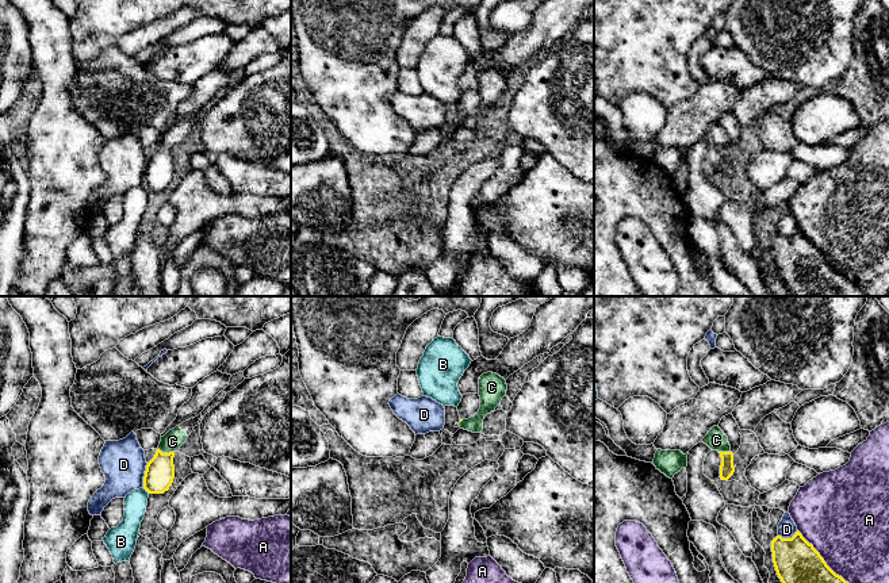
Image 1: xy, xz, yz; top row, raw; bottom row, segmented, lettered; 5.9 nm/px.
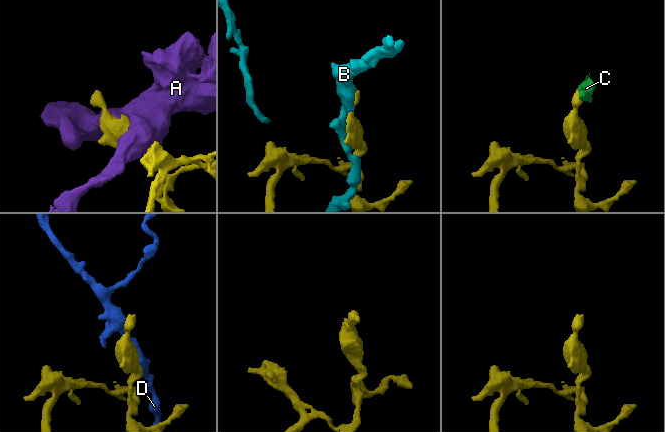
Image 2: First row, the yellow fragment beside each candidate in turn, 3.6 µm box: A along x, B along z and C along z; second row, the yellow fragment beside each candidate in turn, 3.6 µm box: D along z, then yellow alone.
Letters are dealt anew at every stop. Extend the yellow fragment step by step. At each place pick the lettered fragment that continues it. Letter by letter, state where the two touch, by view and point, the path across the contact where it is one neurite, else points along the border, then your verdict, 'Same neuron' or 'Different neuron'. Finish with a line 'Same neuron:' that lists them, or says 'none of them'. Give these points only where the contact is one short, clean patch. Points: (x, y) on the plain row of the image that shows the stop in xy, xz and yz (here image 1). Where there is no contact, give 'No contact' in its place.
A: Touches yellow at yz (828, 264). Different neuron
B: Touches yellow at xy (146, 187). Different neuron
C: Touches yellow at xy (165, 150). Path across: xy (158, 173), (165, 150), (167, 144), (172, 138). Same neuron
D: Touches yellow at xy (145, 172). Different neuron
Same neuron: C

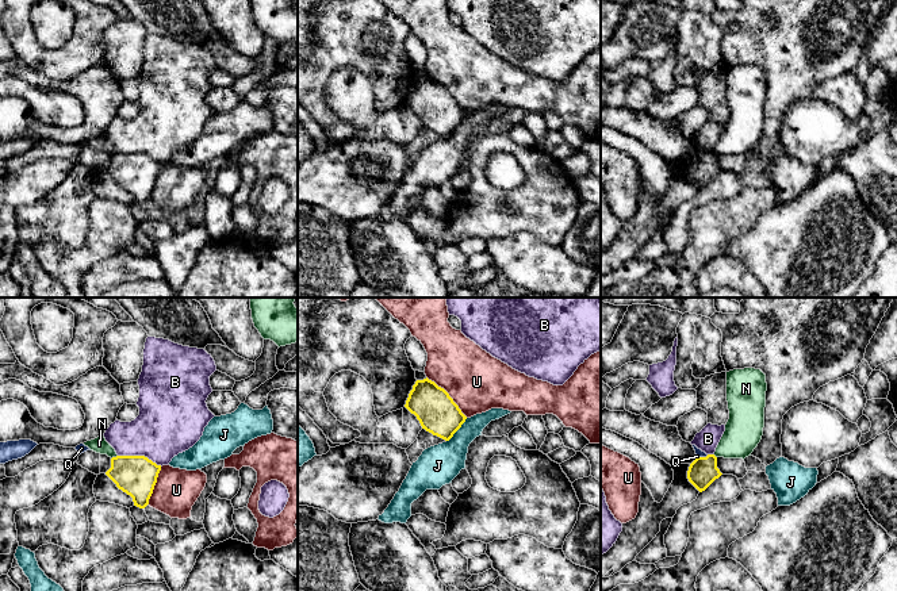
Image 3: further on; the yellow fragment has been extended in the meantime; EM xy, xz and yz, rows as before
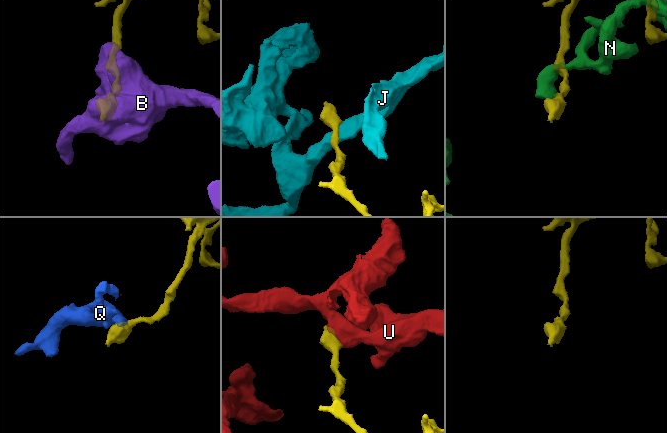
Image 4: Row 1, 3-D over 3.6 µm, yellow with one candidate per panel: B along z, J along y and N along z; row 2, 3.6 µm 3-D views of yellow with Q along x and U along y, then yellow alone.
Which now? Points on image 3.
B: Touches yellow at xy (140, 153). Different neuron
J: Touches yellow at xz (457, 126). Different neuron
N: Touches yellow at xy (114, 154). Different neuron
Q: Touches yellow at yz (702, 154). Boundary: yz (708, 152), (697, 154). Different neuron
U: Touches yellow at xz (448, 92). Boundary: xz (426, 73), (440, 83), (467, 114). Different neuron
Same neuron: none of them

